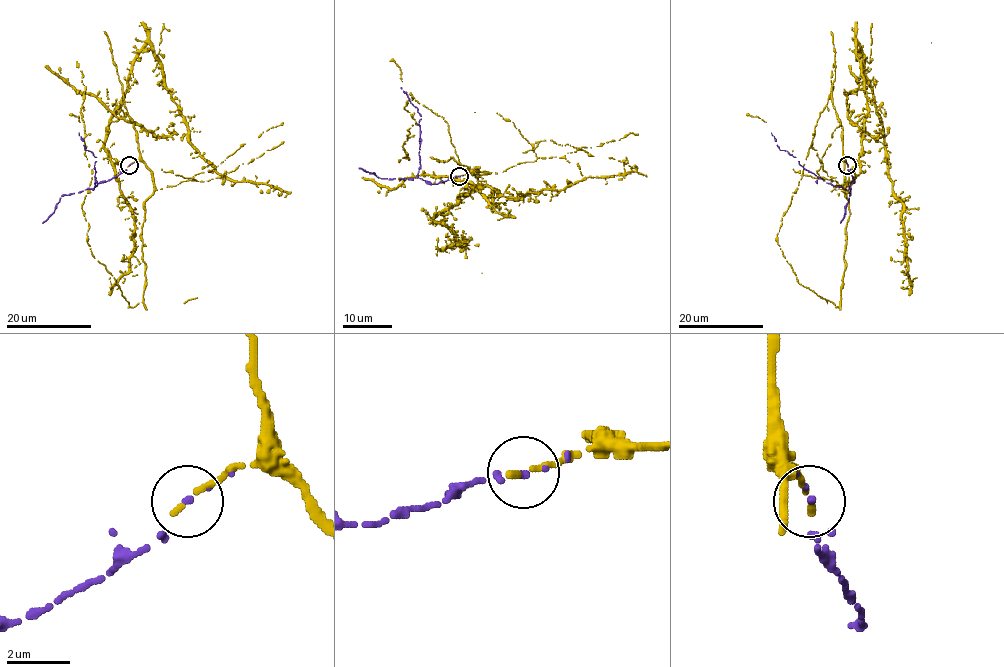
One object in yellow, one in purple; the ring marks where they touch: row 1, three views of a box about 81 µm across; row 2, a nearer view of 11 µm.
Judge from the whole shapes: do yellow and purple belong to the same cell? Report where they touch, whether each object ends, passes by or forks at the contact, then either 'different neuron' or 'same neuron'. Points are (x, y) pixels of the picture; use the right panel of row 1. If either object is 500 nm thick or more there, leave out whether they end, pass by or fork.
(847, 165) | yellow ends | purple ends | same neuron

